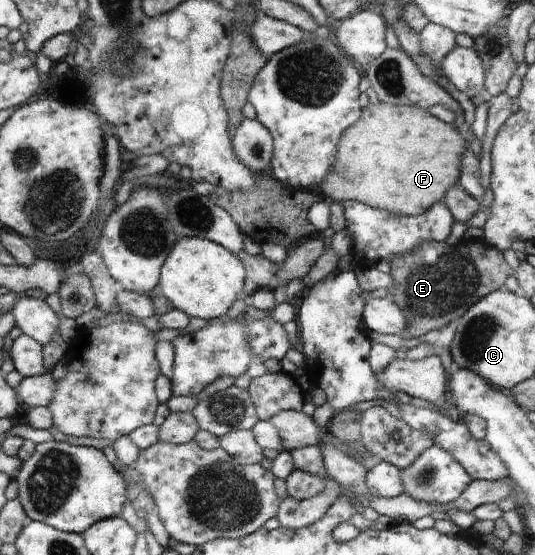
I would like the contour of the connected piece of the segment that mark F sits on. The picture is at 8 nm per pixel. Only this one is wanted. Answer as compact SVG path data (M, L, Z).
M386 103L369 104L364 109L364 119L344 131L336 151L332 179L328 175L322 183L322 190L334 202L344 200L362 201L370 207L387 211L397 216L418 216L424 214L432 203L443 201L448 189L459 183L460 157L466 149L463 135L456 131L455 124L444 123L431 112L416 106Z

